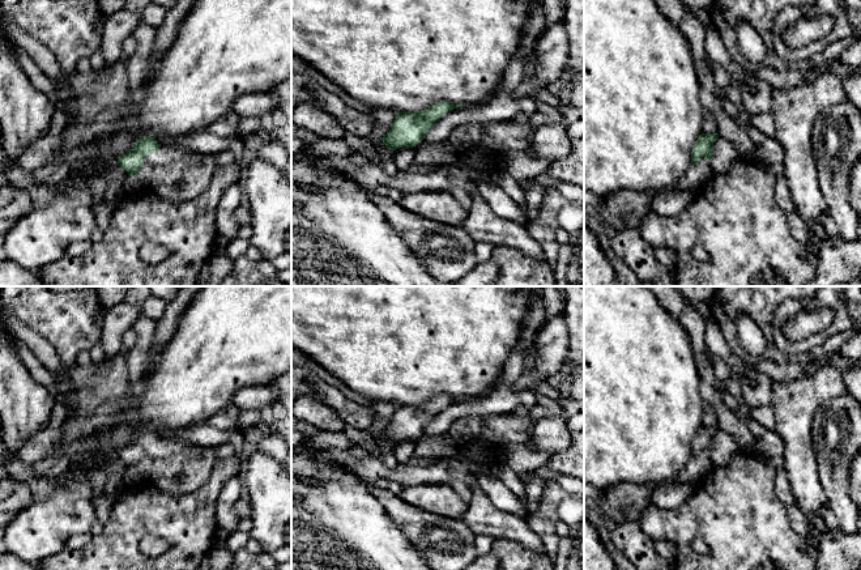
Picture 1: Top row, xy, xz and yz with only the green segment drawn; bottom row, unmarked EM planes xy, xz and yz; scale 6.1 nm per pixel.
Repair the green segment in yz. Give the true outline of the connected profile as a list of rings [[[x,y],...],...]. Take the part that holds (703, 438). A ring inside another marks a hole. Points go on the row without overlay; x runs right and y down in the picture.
[[[702,426],[691,442],[691,460],[683,471],[672,481],[698,486],[712,469],[711,451],[713,435],[719,426]]]

